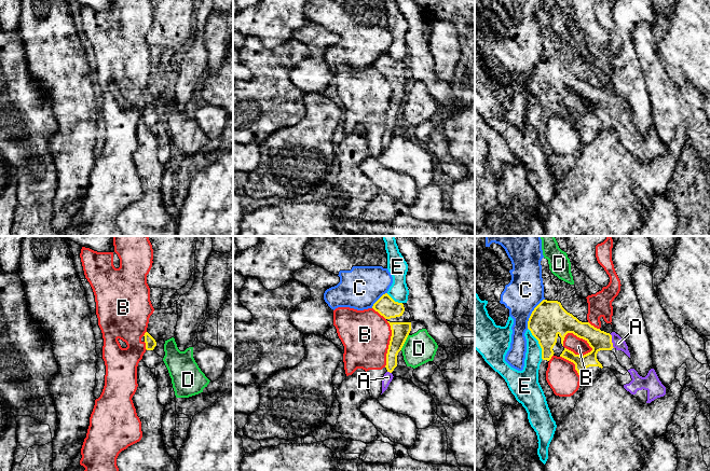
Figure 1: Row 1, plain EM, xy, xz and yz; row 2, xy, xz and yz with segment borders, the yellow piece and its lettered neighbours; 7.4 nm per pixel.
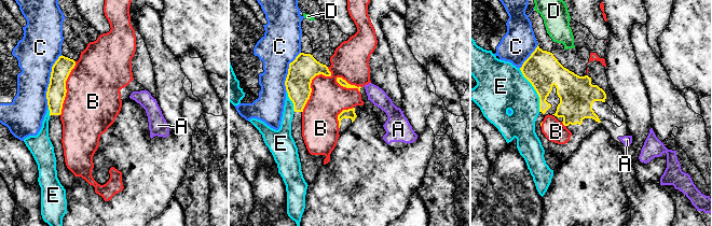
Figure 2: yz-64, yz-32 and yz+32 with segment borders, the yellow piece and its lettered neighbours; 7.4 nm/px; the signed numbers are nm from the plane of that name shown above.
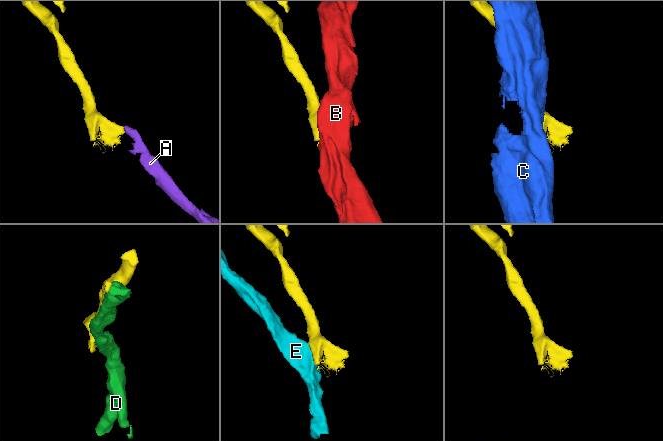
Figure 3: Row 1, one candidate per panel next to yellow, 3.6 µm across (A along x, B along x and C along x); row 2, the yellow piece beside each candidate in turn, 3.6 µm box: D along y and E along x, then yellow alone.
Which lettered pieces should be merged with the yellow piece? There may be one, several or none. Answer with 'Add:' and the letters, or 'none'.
Add: A

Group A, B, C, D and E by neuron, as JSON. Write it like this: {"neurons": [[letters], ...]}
{"neurons": [["A"], ["B"], ["C"], ["D"], ["E"]]}

